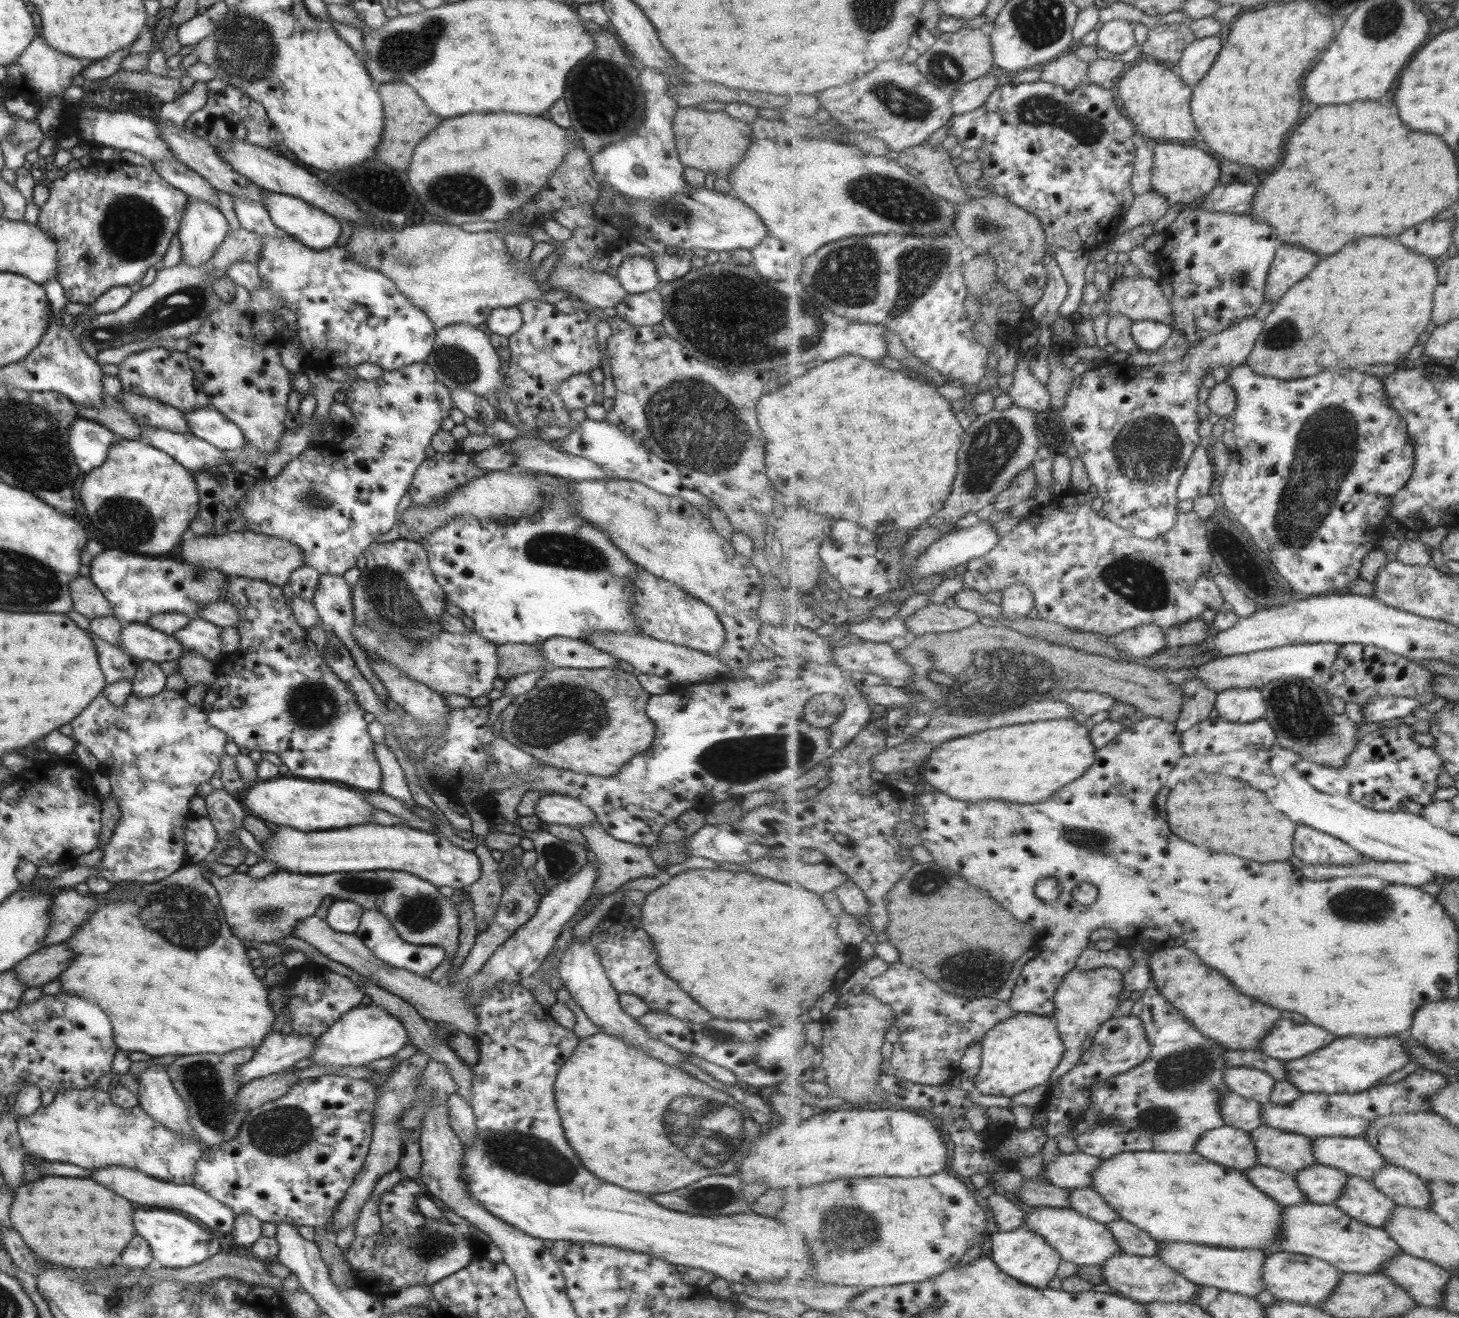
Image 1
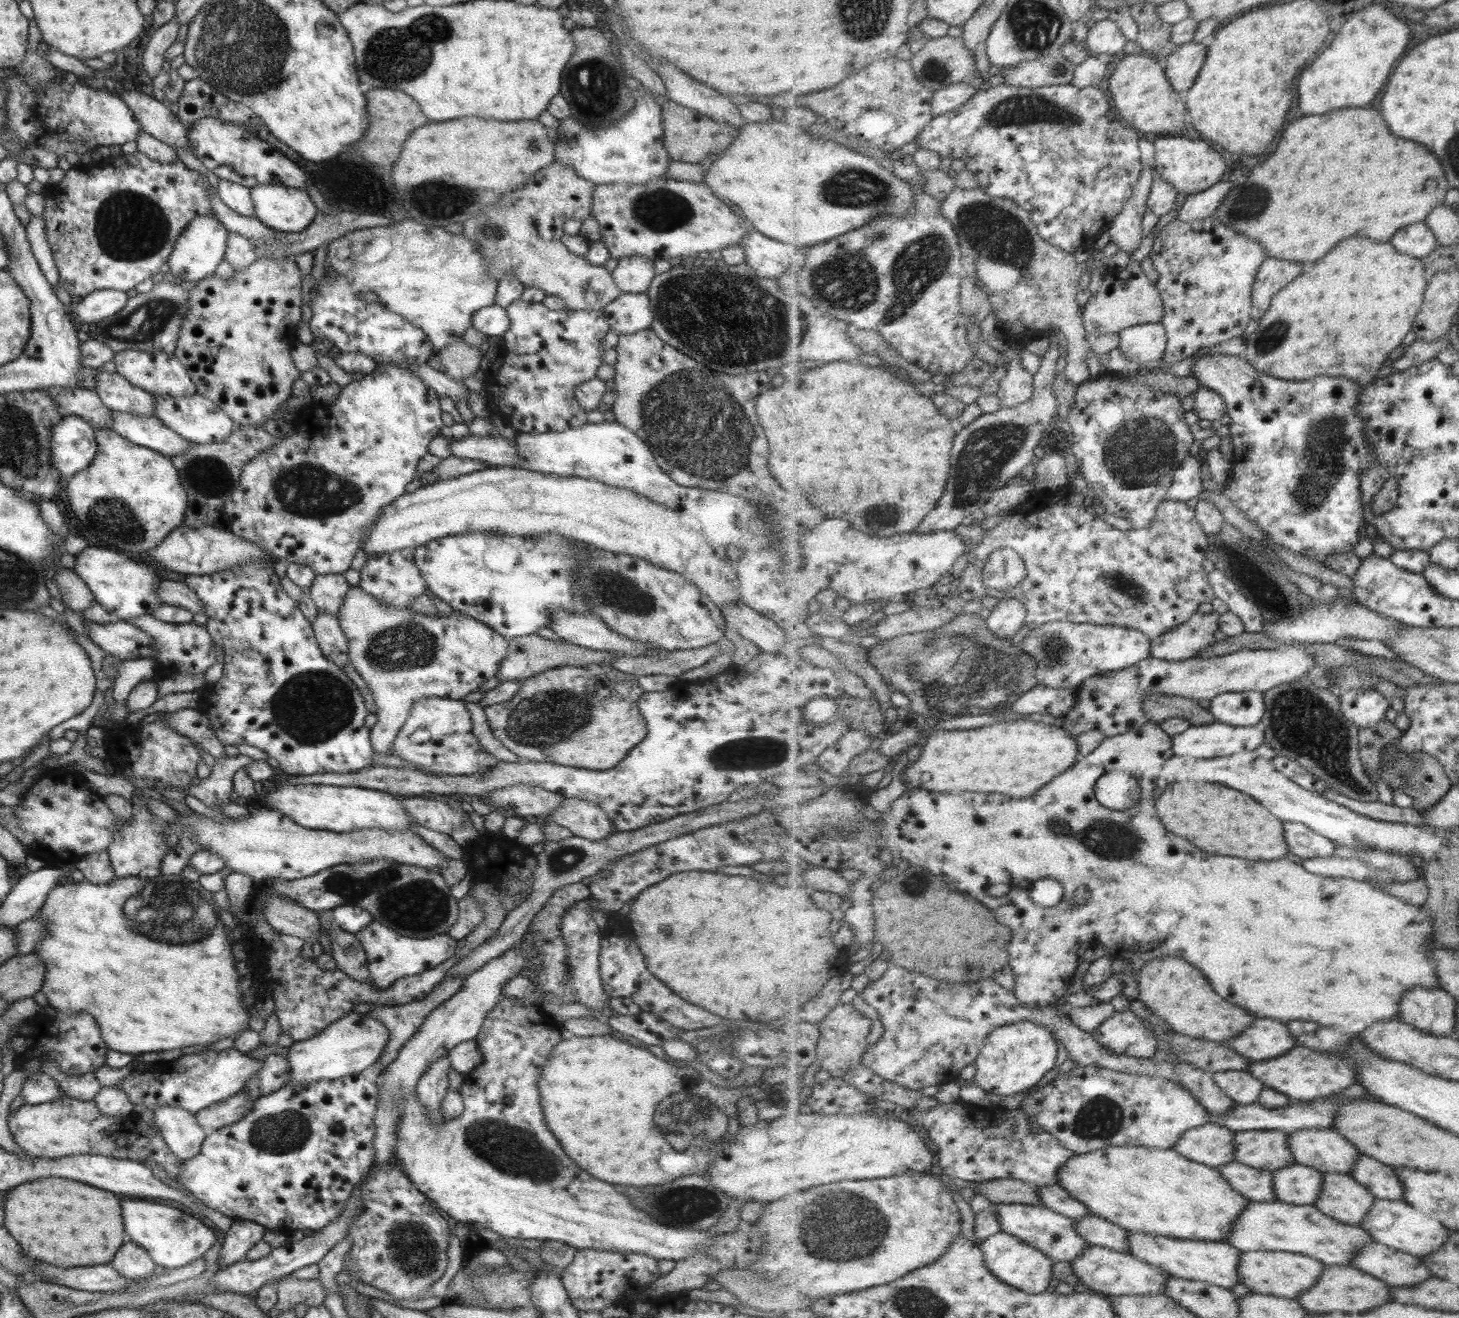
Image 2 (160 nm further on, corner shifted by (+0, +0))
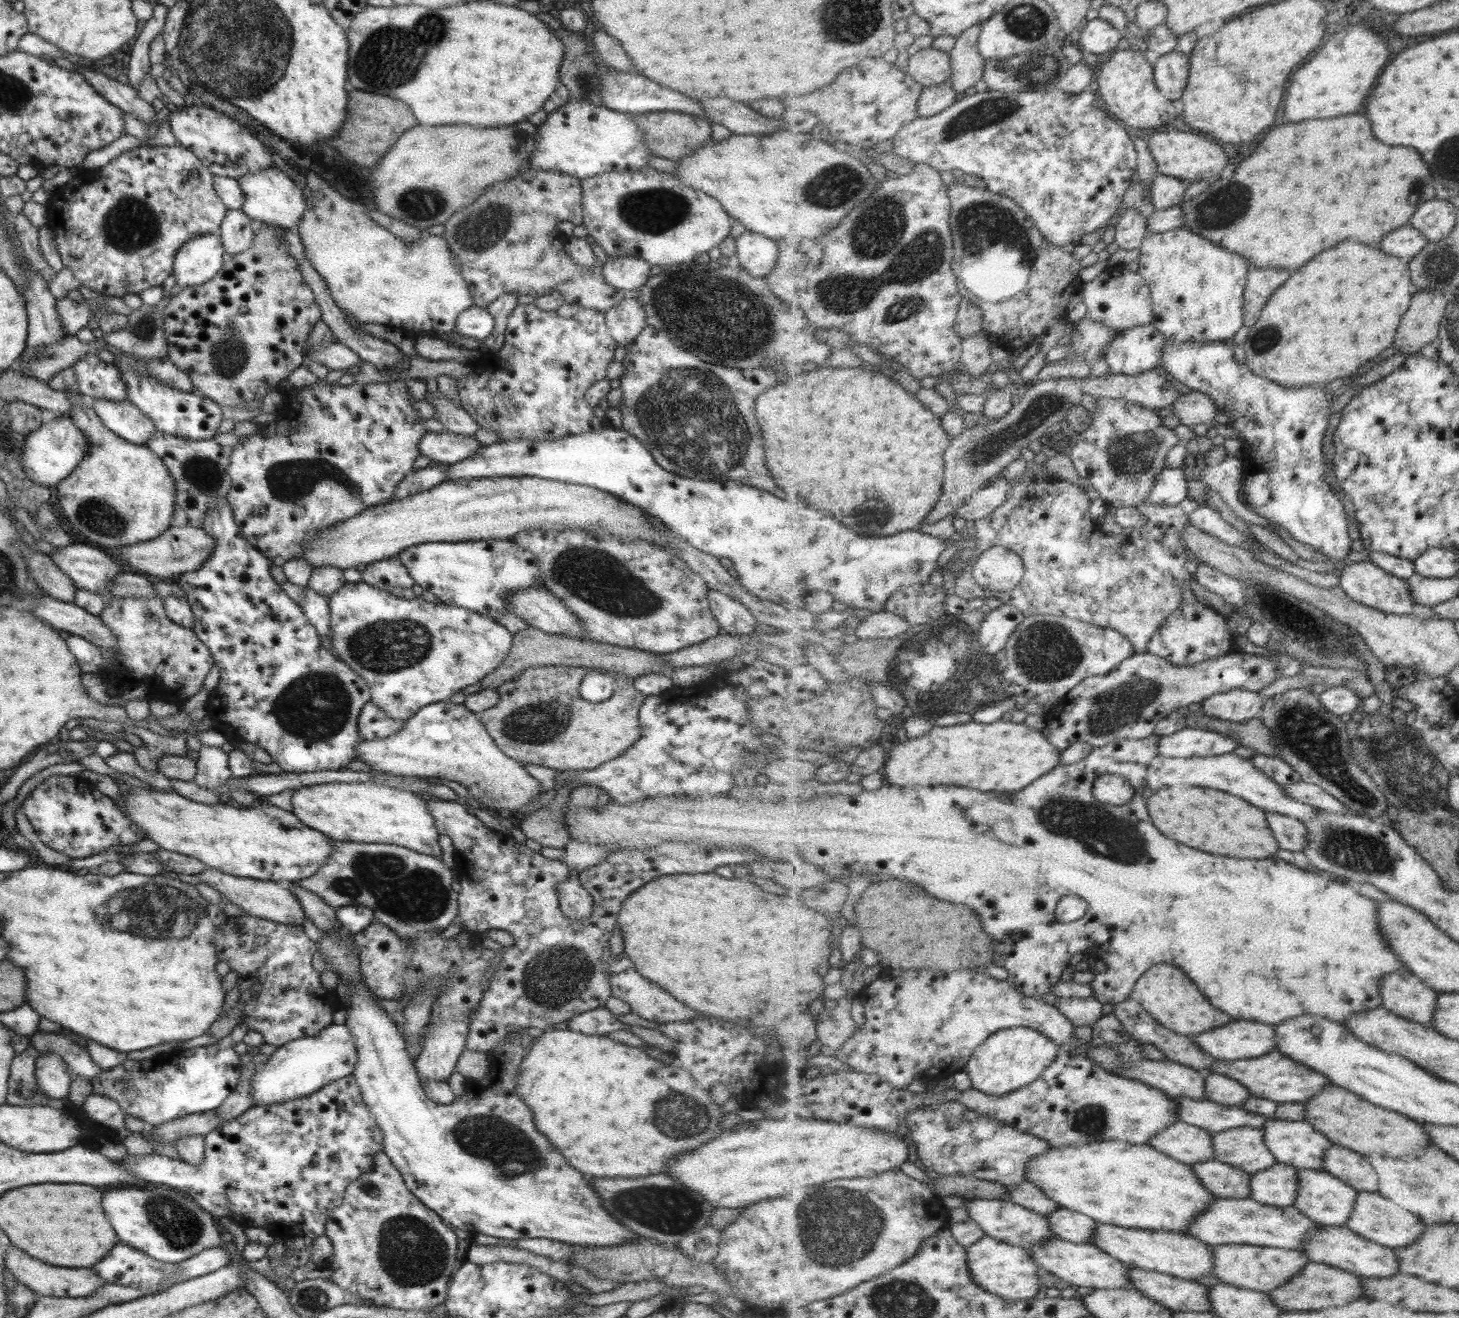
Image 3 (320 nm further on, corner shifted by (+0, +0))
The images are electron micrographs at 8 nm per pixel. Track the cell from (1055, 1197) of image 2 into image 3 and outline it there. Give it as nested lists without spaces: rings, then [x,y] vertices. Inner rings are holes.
[[[1023,1182],[1019,1185],[1007,1185],[1009,1191],[1008,1199],[1015,1204],[1035,1210],[1039,1214],[1049,1215],[1056,1210],[1063,1209],[1063,1206],[1055,1202],[1050,1196],[1043,1193],[1037,1185],[1031,1182]]]

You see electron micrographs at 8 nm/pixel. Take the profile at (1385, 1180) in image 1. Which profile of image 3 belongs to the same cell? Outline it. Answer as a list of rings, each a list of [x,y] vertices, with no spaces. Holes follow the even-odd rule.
[[[1340,1145],[1331,1146],[1331,1150],[1327,1150],[1323,1169],[1359,1192],[1382,1192],[1382,1184],[1379,1183],[1379,1174],[1375,1167],[1371,1166],[1366,1156],[1357,1151]]]

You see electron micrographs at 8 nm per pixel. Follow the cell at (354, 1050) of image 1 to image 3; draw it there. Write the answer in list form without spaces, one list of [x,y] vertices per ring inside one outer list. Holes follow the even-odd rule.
[[[332,1022],[315,1036],[286,1042],[278,1046],[266,1062],[256,1065],[249,1077],[252,1106],[275,1104],[313,1094],[327,1083],[350,1075],[355,1059],[354,1040],[344,1024]]]

